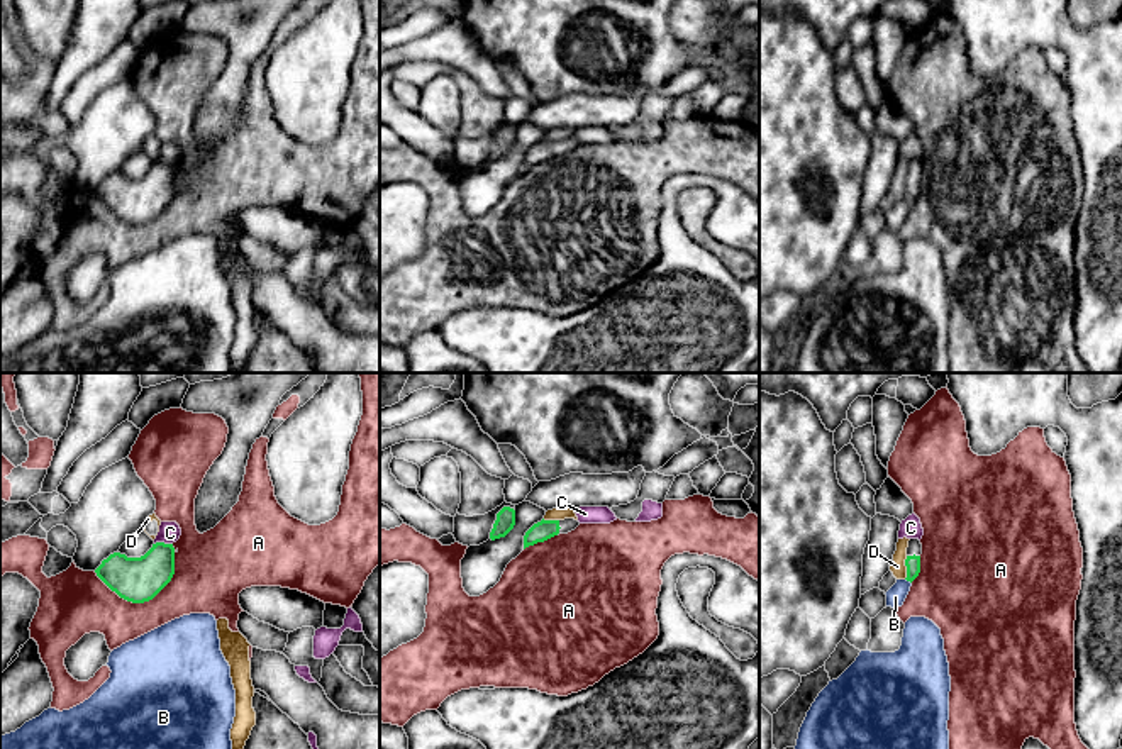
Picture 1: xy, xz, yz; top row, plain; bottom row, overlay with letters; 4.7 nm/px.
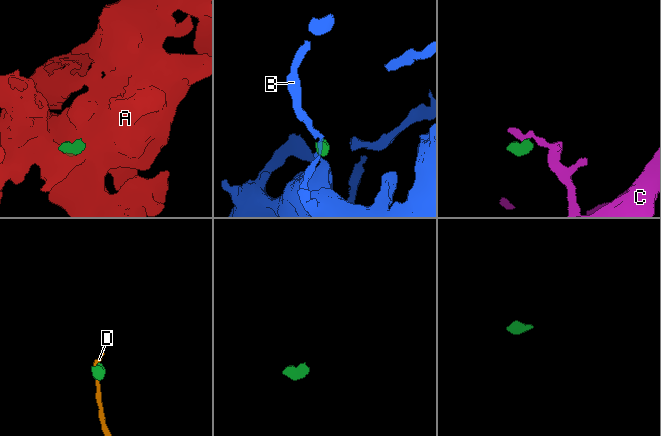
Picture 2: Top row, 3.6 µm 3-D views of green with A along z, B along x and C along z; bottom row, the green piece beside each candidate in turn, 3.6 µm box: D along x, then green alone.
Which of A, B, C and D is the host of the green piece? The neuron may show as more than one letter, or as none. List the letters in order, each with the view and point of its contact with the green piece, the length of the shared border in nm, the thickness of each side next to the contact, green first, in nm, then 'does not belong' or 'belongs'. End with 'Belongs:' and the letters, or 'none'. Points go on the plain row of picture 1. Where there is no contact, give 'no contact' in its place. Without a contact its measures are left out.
A: contact xy (148, 221); length 400 nm; calibres 220 and 260 nm; does not belong
B: contact yz (909, 200); length 40 nm; calibres 70 and 90 nm; does not belong
C: contact xy (163, 163); length 90 nm; calibres 220 and 100 nm; does not belong
D: contact yz (907, 188); length 110 nm; calibres 70 and 70 nm; does not belong
Belongs: none

